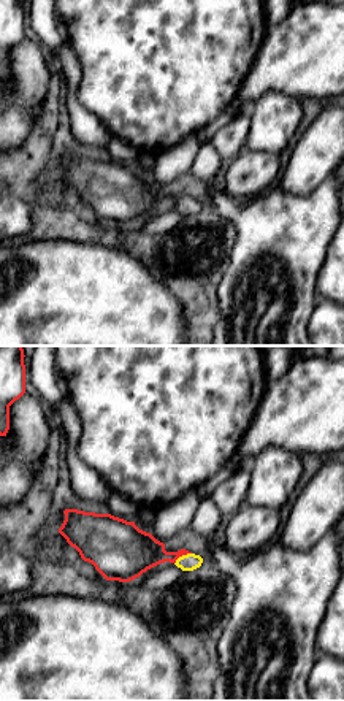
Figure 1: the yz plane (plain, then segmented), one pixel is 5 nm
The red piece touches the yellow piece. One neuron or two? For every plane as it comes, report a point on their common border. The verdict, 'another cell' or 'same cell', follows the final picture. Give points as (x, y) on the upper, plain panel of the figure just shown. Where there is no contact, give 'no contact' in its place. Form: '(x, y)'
(181, 200)

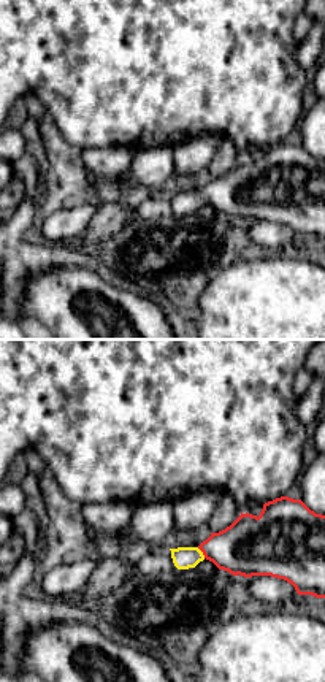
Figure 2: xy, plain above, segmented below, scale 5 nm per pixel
(202, 195)

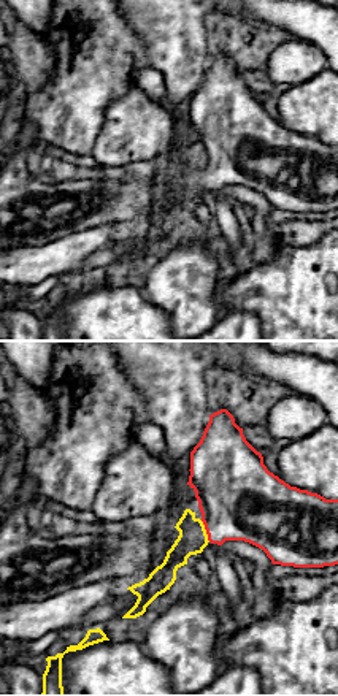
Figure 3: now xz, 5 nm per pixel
(207, 176)

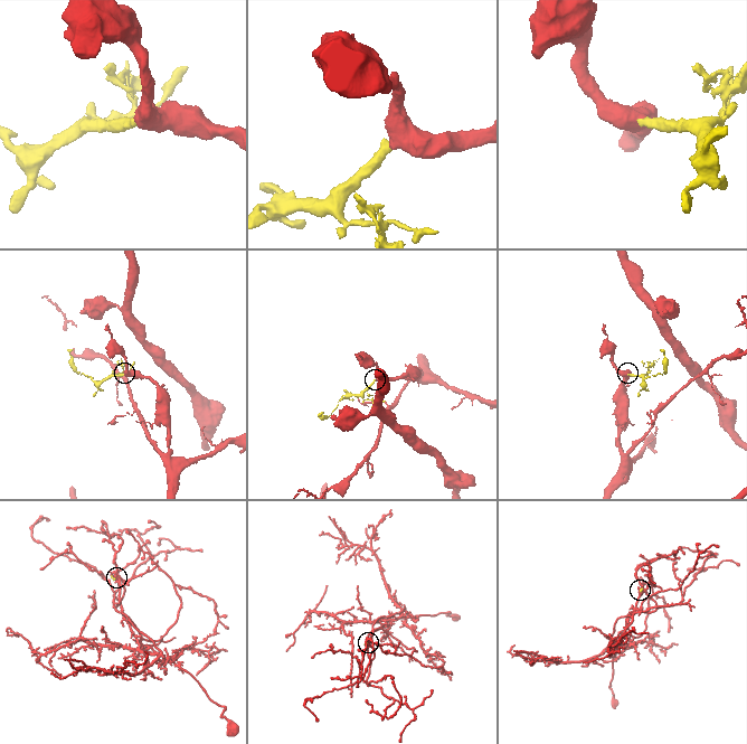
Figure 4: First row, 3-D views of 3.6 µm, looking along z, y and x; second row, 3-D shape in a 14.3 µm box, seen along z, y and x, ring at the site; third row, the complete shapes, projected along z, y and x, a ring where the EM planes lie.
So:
same cell

